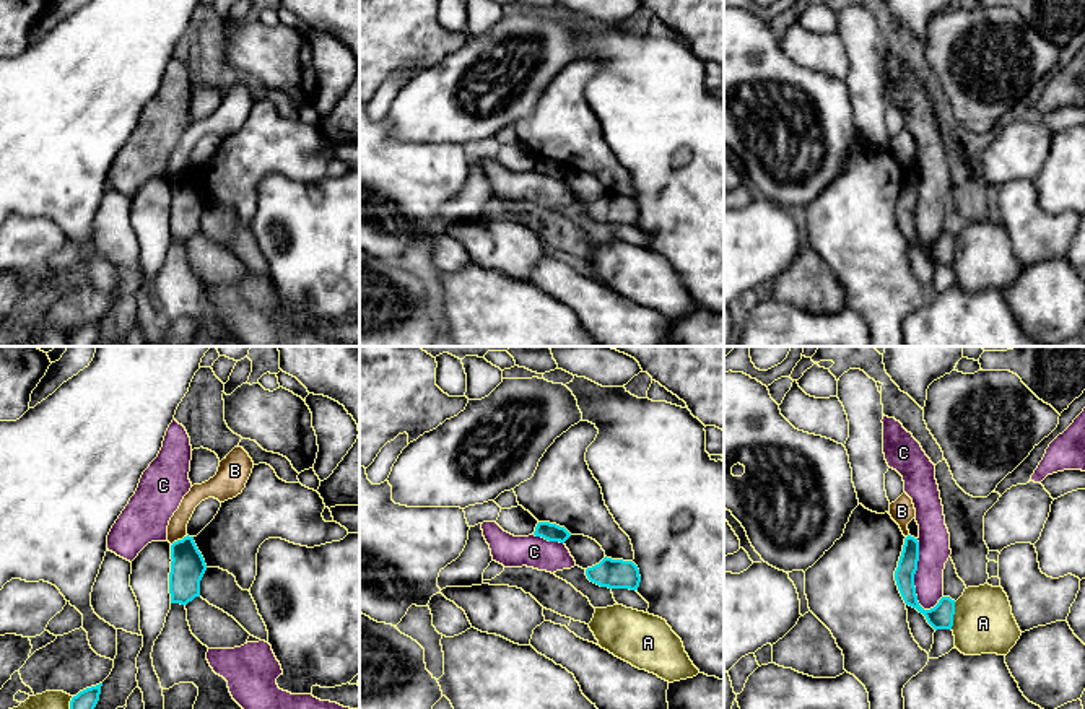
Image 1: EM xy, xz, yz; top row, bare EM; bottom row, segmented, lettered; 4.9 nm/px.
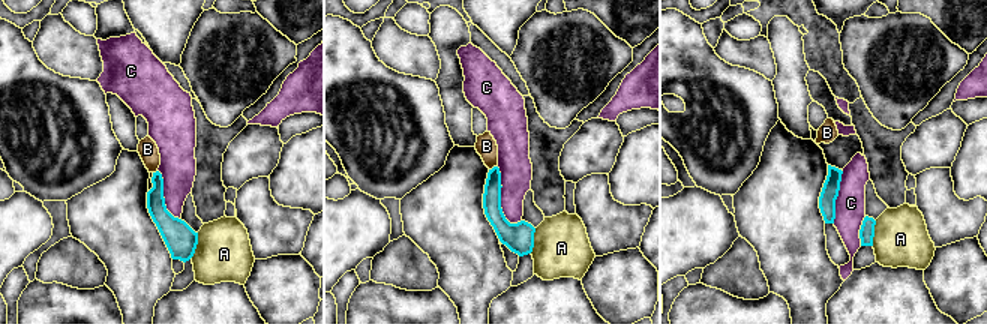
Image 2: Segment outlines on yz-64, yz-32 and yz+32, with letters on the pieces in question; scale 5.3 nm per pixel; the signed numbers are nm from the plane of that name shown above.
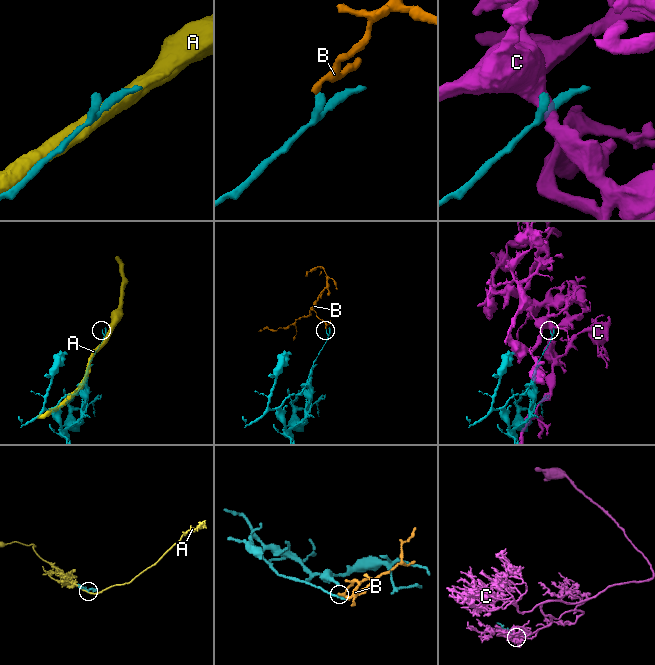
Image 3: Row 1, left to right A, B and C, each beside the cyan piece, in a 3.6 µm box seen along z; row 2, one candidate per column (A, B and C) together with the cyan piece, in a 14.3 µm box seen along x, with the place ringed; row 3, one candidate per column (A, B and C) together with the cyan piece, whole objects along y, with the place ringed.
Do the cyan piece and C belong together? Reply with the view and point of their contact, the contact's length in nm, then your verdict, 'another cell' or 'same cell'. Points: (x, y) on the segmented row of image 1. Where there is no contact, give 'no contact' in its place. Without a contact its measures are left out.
yz (913, 576) | 360 nm | another cell

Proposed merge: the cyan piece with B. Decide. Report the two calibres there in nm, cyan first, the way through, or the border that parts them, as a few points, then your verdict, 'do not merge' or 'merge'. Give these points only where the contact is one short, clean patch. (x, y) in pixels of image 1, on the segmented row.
170/100 nm | along xy (187, 535), (171, 545) | do not merge

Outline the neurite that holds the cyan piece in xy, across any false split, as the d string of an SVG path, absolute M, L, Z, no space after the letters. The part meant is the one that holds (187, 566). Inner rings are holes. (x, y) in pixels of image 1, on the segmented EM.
M184 537L171 545L169 594L171 603L187 605L200 597L200 581L207 571L205 559L194 537Z

